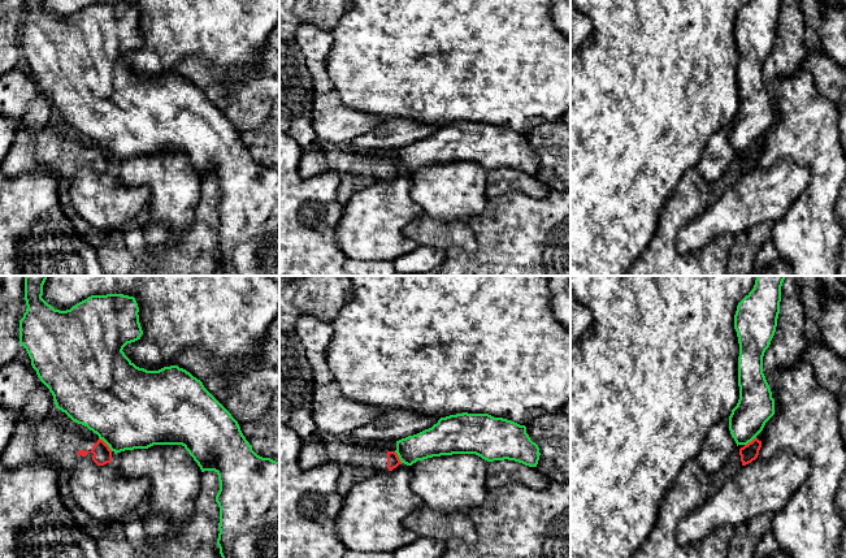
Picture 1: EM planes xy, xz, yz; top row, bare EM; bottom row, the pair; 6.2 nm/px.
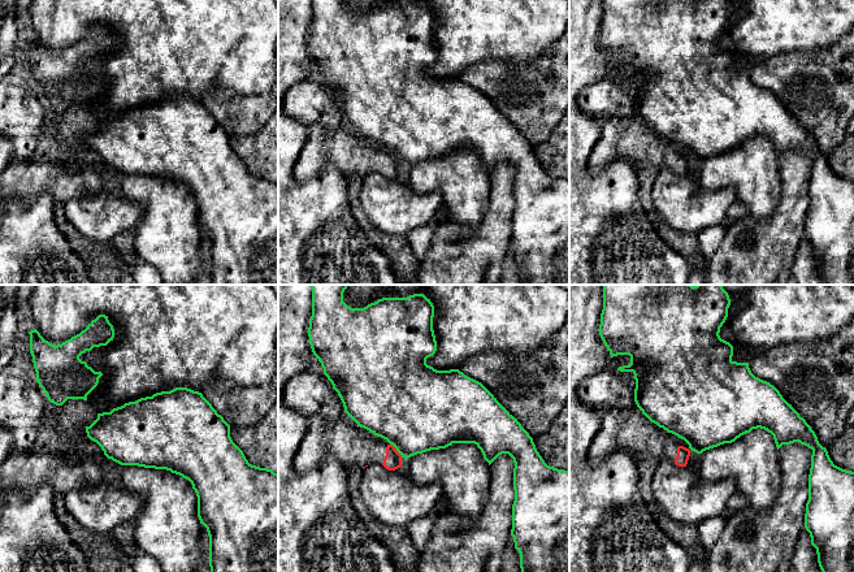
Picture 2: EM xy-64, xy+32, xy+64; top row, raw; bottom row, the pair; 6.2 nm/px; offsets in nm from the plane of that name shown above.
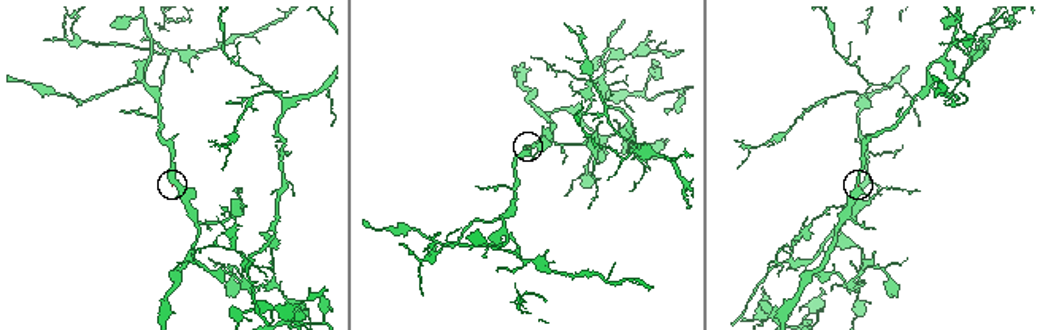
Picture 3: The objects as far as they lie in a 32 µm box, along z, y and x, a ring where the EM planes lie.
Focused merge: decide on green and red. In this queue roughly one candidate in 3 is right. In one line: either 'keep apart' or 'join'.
keep apart

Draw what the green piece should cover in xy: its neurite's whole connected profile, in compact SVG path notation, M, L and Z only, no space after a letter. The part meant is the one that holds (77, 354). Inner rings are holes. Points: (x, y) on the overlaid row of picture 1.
M25 276L26 312L19 320L22 345L40 381L53 395L56 408L73 421L96 433L117 454L125 450L148 449L153 445L182 445L201 472L218 475L220 507L217 545L222 558L279 558L279 462L257 455L243 436L238 421L204 388L203 382L178 365L147 371L136 367L122 351L127 343L140 339L139 307L134 297L123 294L91 295L70 310L55 310L43 298L47 276Z

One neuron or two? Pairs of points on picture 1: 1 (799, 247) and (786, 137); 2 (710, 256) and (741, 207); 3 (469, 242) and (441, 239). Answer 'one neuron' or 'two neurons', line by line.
1: one neuron
2: two neurons
3: one neuron

